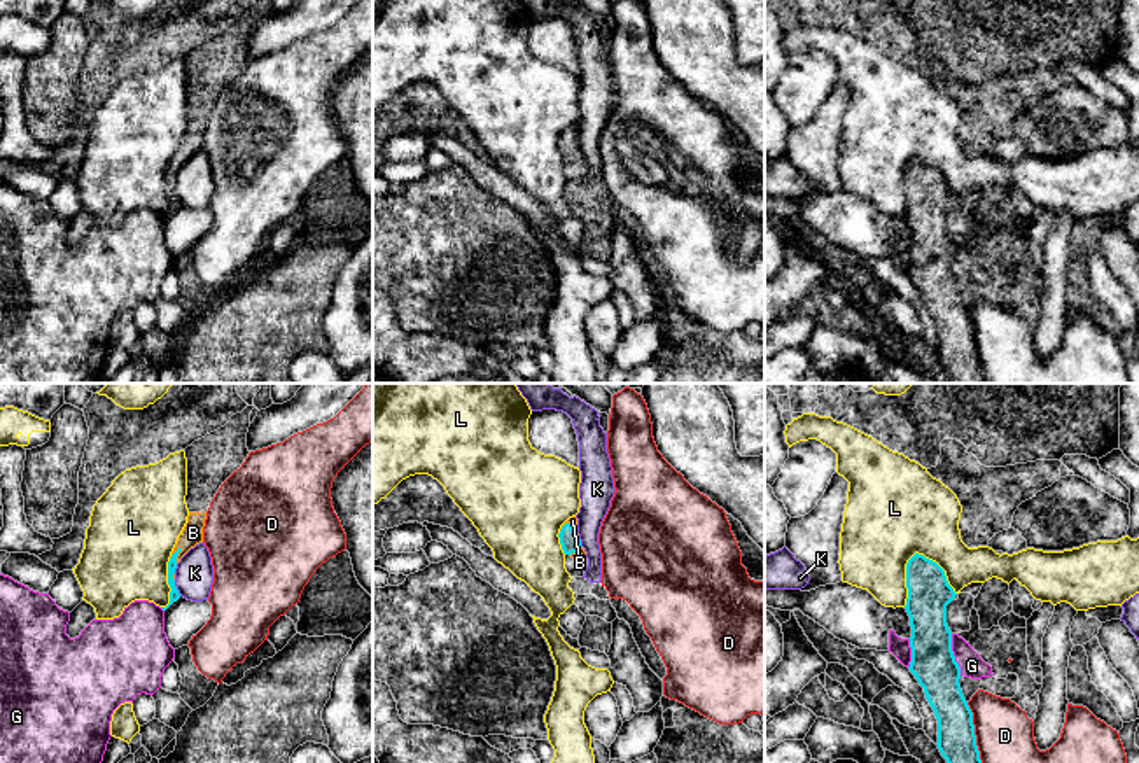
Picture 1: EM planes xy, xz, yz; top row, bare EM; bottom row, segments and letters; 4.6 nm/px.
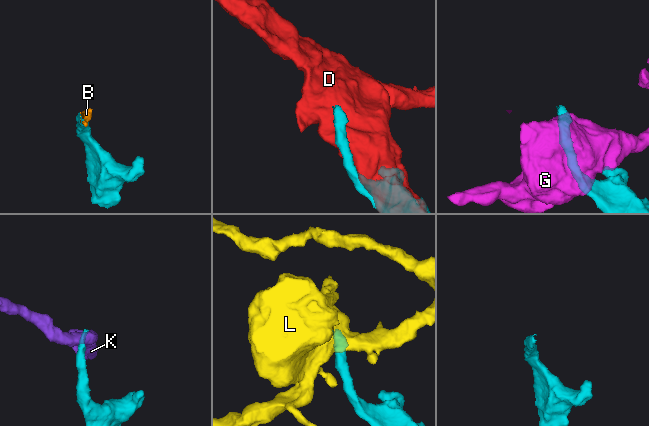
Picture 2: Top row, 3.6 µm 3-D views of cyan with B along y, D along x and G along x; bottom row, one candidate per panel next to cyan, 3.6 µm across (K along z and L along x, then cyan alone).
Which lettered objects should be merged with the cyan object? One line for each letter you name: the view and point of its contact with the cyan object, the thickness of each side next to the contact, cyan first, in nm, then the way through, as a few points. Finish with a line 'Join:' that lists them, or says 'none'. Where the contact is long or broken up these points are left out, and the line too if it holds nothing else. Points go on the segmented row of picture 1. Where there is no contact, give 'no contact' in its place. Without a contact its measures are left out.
B: contact xy (177, 555); calibres 50 and 100 nm
Join: B

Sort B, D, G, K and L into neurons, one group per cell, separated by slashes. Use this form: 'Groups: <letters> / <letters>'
Groups: B / D / G / K / L

